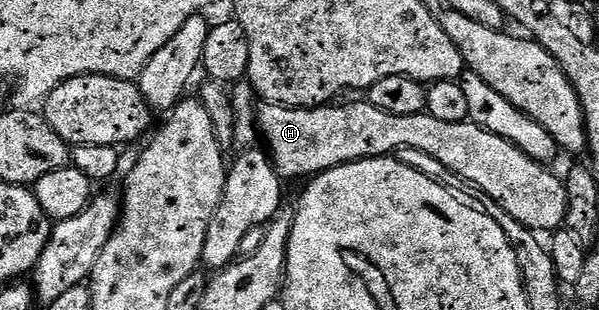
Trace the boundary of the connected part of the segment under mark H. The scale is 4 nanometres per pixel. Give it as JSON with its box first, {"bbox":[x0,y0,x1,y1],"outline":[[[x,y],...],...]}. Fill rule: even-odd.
{"bbox":[258,99,566,233],"outline":[[[365,99],[355,104],[331,102],[320,104],[316,108],[285,108],[279,104],[258,104],[258,134],[270,163],[278,171],[283,181],[302,180],[319,176],[329,168],[341,164],[351,164],[354,160],[370,160],[374,156],[389,156],[405,148],[421,150],[428,154],[440,166],[447,168],[453,176],[464,178],[466,183],[474,184],[482,191],[483,196],[492,198],[516,222],[520,222],[535,233],[553,233],[566,223],[566,185],[561,175],[550,172],[547,165],[536,162],[524,154],[512,142],[484,130],[479,124],[469,122],[439,122],[428,113],[420,114],[384,114],[376,106],[372,106]]]}

